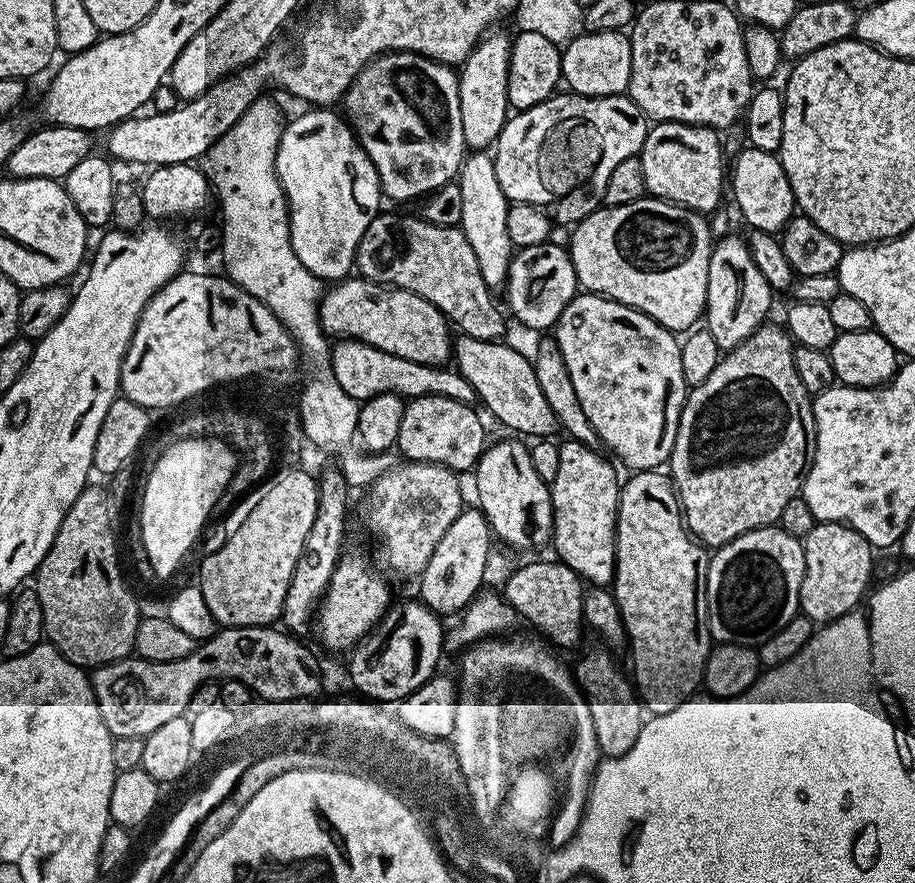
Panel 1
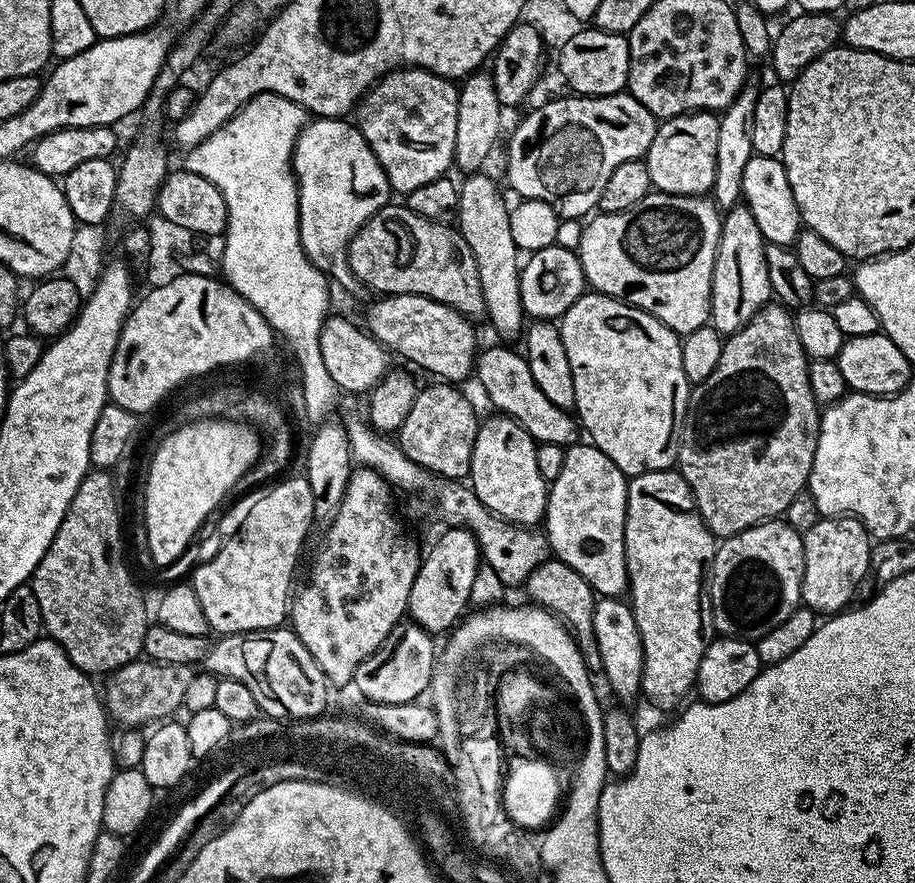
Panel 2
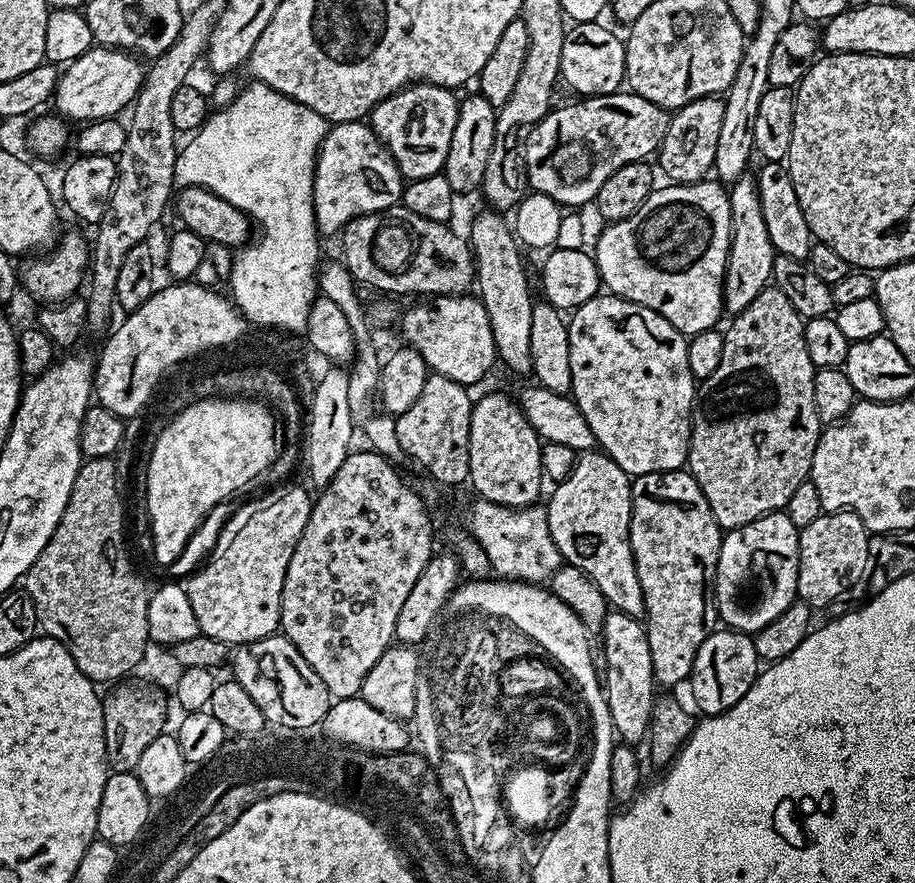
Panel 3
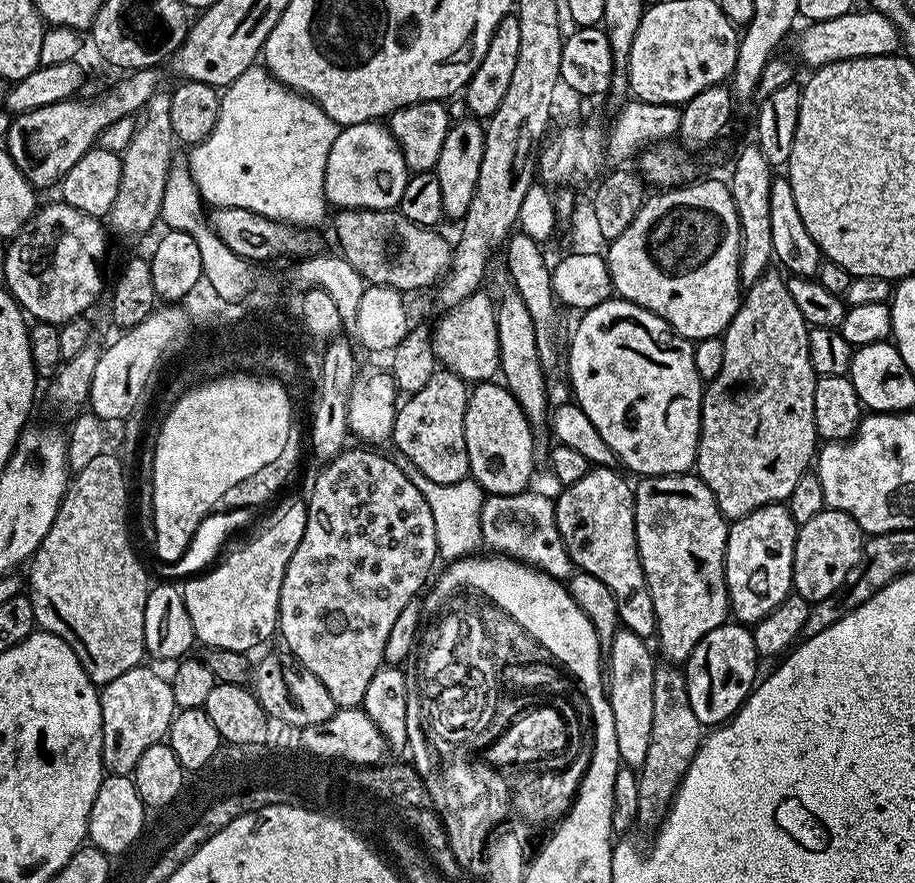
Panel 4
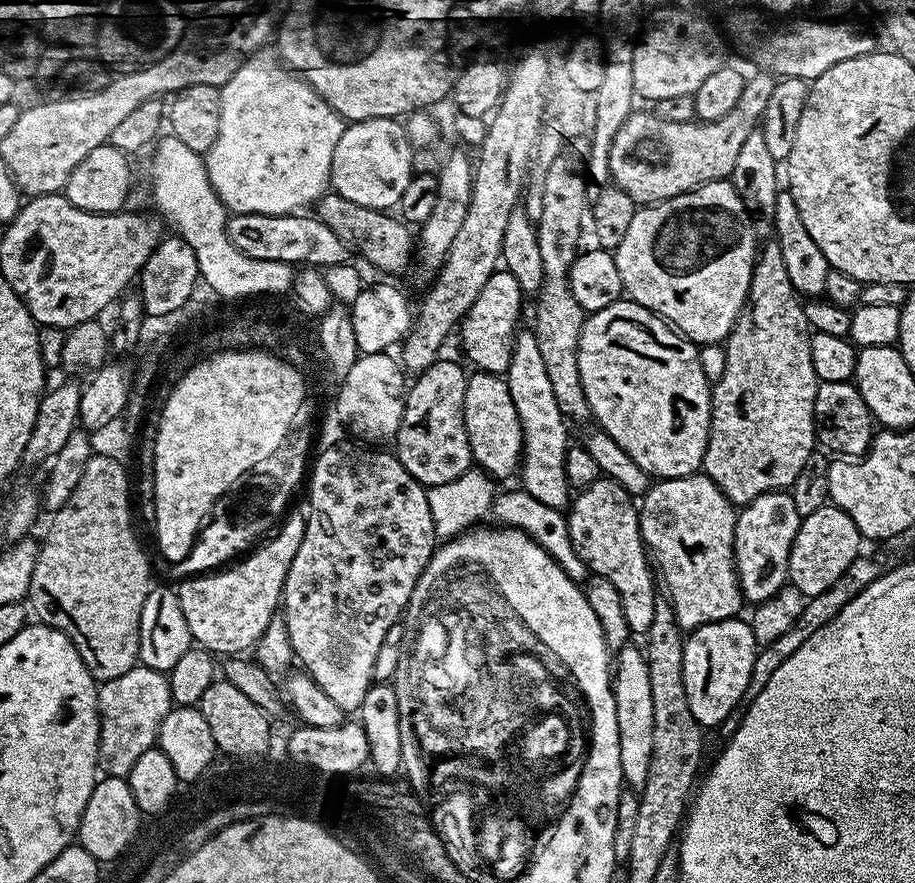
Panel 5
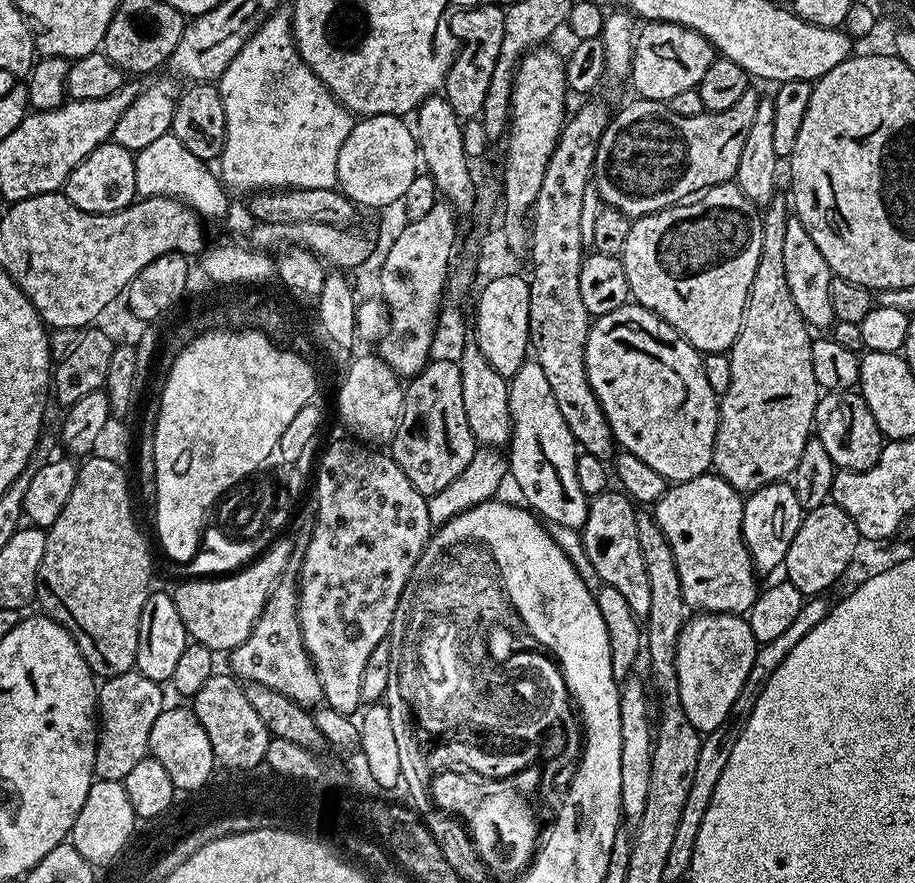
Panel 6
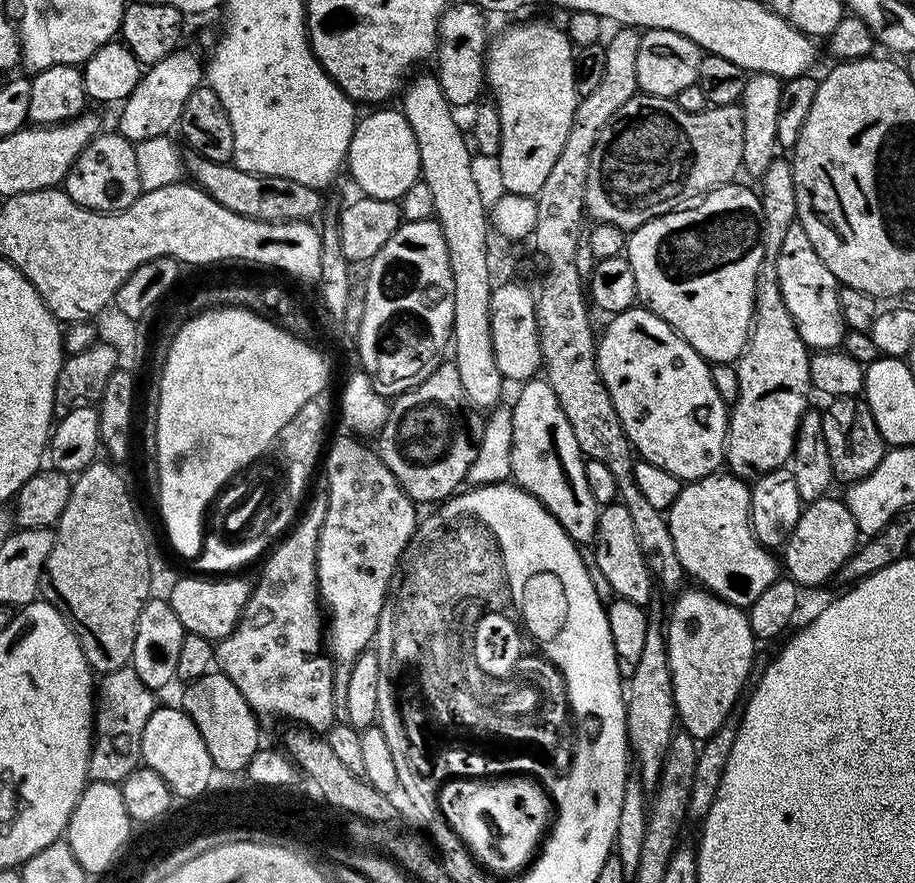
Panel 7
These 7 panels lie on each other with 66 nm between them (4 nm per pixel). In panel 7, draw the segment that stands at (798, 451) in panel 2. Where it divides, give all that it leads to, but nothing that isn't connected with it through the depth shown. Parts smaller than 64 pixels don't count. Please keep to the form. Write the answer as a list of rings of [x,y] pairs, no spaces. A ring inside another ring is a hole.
[[[777,158],[770,162],[770,166],[759,177],[758,195],[762,214],[762,246],[764,257],[762,266],[758,266],[756,279],[756,310],[752,318],[752,331],[748,333],[748,346],[739,360],[735,361],[738,374],[738,398],[731,401],[728,417],[728,442],[724,450],[724,458],[731,475],[741,478],[755,478],[773,472],[776,468],[785,467],[793,459],[796,450],[796,435],[800,429],[800,419],[804,412],[809,411],[808,392],[813,391],[810,378],[810,349],[804,345],[790,312],[786,310],[786,302],[782,302],[782,290],[778,286],[778,250],[782,250],[782,241],[790,226],[797,223],[796,195],[794,194],[794,178],[792,166],[787,159]]]

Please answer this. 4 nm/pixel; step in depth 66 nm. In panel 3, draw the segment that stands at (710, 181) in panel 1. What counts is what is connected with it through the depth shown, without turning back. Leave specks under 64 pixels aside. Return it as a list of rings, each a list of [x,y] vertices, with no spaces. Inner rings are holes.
[[[703,96],[671,113],[668,129],[658,149],[660,168],[671,183],[695,184],[713,171],[723,113],[724,101],[720,96]]]

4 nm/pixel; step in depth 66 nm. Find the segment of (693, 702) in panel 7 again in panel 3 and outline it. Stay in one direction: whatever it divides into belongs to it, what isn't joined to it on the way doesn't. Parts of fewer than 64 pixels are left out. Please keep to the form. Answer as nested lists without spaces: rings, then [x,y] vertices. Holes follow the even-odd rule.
[[[712,630],[702,646],[698,646],[698,658],[694,658],[690,677],[692,696],[704,716],[717,716],[728,712],[744,697],[757,675],[758,661],[752,636],[746,632]]]

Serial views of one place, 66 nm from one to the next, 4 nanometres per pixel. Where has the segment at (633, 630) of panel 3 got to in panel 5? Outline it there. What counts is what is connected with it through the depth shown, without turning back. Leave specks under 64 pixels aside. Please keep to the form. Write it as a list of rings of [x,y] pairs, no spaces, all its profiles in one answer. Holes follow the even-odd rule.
[[[627,644],[616,654],[613,671],[613,692],[618,721],[619,765],[625,785],[635,791],[646,784],[650,770],[651,747],[654,744],[654,710],[651,705],[649,666],[643,651]]]

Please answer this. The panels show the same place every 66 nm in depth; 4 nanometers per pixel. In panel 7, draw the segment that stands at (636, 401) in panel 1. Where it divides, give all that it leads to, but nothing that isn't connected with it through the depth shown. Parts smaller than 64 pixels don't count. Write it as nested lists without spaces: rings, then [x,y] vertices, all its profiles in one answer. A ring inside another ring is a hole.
[[[643,306],[617,312],[609,320],[612,321],[596,341],[596,365],[635,455],[648,464],[670,470],[682,482],[713,475],[719,469],[716,467],[725,463],[730,408],[718,390],[714,390],[709,361],[699,356],[662,317]]]

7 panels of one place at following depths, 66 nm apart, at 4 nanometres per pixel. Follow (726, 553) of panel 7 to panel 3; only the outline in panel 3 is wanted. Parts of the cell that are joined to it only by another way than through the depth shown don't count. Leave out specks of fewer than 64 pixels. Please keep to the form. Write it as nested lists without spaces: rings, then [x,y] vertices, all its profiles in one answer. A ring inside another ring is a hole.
[[[677,470],[675,472],[651,472],[650,474],[642,474],[632,480],[632,517],[630,518],[630,546],[634,554],[634,562],[638,570],[638,582],[642,582],[642,594],[644,595],[644,616],[646,617],[646,629],[650,644],[650,655],[653,658],[653,674],[655,676],[655,683],[662,686],[665,684],[665,689],[672,690],[675,684],[680,684],[689,679],[692,675],[692,667],[694,666],[694,658],[698,658],[698,646],[702,646],[702,642],[708,636],[710,630],[715,629],[718,624],[718,617],[716,615],[716,567],[718,566],[718,554],[720,553],[720,542],[722,539],[722,529],[720,524],[714,518],[714,514],[710,510],[710,502],[706,502],[706,494],[702,494],[702,490],[698,486],[698,482],[692,477],[691,472],[687,470]]]

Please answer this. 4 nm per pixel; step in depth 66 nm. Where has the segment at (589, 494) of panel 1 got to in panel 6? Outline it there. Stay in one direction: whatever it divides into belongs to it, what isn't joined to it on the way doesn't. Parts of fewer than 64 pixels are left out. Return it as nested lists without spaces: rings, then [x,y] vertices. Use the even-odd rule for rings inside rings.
[[[609,490],[591,497],[588,520],[580,532],[581,542],[591,565],[601,576],[603,583],[614,586],[622,598],[630,602],[630,610],[638,618],[650,614],[650,578],[646,578],[646,566],[642,562],[642,550],[638,550],[637,509],[620,490]]]

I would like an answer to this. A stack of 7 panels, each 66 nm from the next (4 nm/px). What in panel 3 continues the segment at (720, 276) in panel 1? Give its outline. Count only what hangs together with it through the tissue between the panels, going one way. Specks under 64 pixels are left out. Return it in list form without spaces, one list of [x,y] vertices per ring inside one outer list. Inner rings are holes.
[[[745,174],[731,183],[728,201],[732,237],[724,275],[724,306],[729,313],[735,314],[746,310],[746,306],[758,298],[760,291],[769,287],[778,253],[770,242],[770,230],[766,230],[766,222],[762,219],[762,202],[758,198],[755,175]]]

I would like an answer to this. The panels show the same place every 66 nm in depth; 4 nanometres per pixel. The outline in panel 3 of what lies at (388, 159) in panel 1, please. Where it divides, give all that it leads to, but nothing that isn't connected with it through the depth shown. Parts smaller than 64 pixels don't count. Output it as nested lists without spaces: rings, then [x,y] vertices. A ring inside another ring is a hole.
[[[409,84],[408,87],[387,96],[370,114],[370,127],[376,134],[385,152],[396,163],[396,169],[405,181],[411,182],[420,179],[429,179],[443,169],[446,154],[450,154],[450,138],[454,138],[454,126],[458,122],[457,93],[450,88],[443,88],[437,84]]]

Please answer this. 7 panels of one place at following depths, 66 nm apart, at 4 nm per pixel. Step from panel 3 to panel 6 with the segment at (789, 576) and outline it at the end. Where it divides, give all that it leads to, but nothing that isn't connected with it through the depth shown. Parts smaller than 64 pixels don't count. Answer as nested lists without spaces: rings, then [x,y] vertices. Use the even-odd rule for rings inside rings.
[[[781,482],[767,484],[751,493],[744,501],[742,514],[742,534],[752,555],[752,567],[757,573],[772,572],[783,565],[786,550],[790,550],[790,542],[794,542],[794,534],[798,534],[798,526],[804,521],[804,507],[798,502],[798,494],[794,494],[791,483]]]

